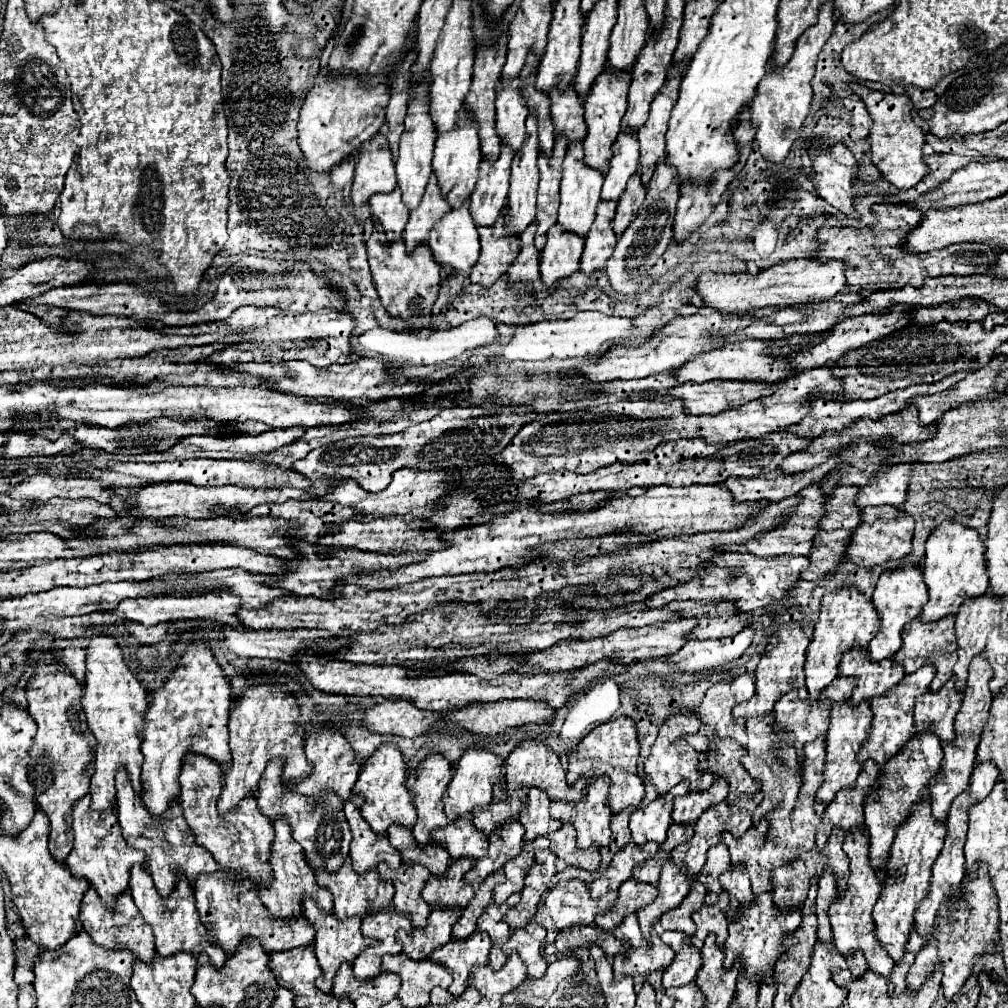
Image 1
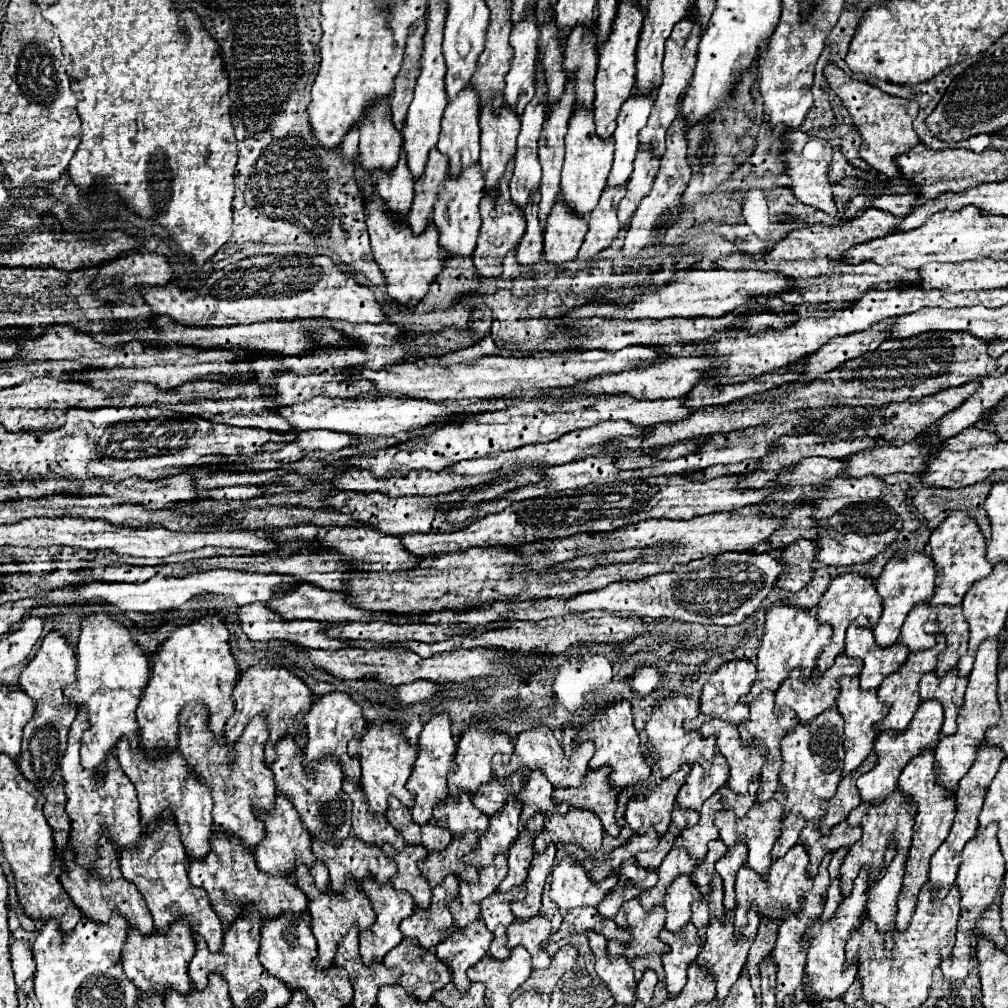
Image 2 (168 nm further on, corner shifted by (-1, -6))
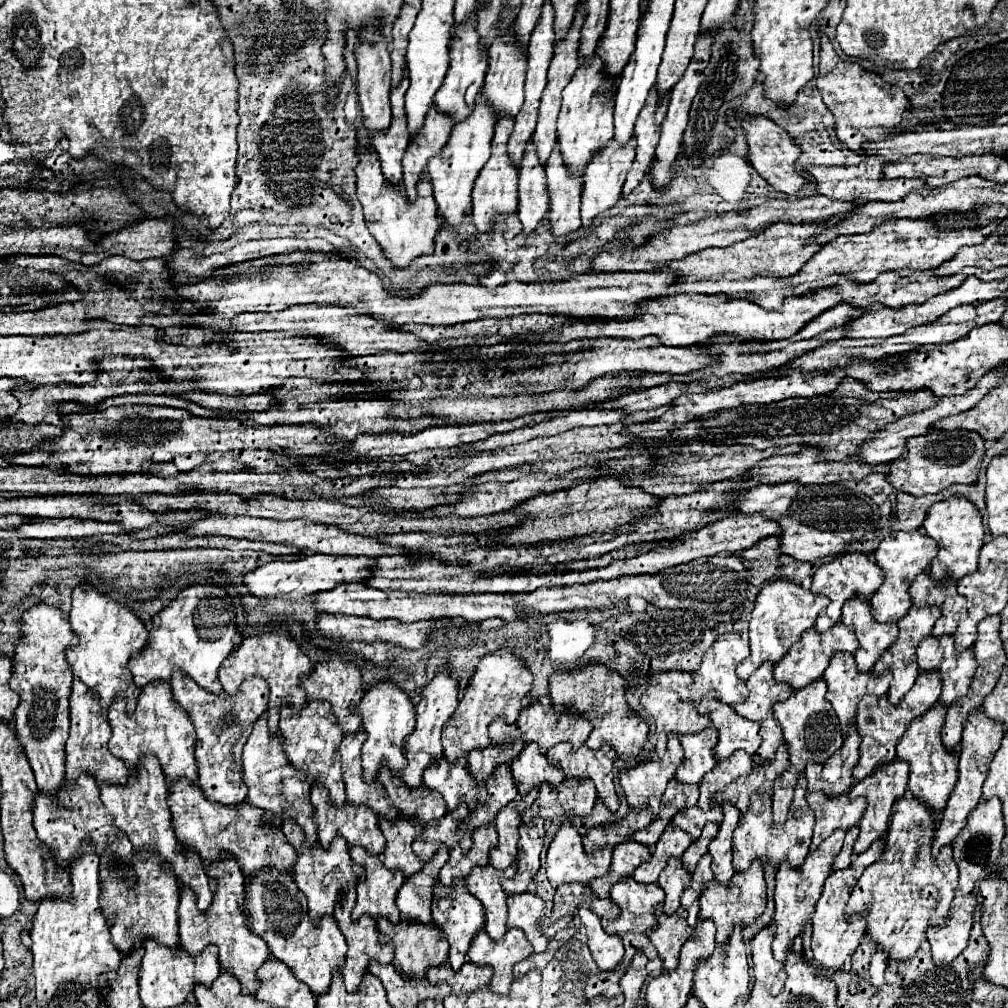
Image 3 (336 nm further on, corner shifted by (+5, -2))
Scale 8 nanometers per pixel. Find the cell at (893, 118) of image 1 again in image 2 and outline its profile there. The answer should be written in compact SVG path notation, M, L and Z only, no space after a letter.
M829 63L825 67L825 77L827 77L831 89L837 93L837 97L843 101L843 105L851 111L851 117L861 133L861 139L863 139L861 151L859 151L861 159L867 161L869 167L873 167L885 179L891 179L891 181L901 179L901 171L899 171L899 165L895 163L895 157L899 157L901 153L907 153L919 145L919 137L913 131L913 121L919 113L917 101L891 97L891 95L883 93L881 89L871 87L869 83L851 79L833 63Z

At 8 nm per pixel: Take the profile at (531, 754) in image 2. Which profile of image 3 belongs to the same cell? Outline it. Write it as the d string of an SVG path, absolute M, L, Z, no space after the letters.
M533 701L533 703L529 703L527 707L521 709L521 715L519 715L519 719L513 725L503 725L503 719L495 719L489 725L491 743L497 743L497 741L505 743L509 739L525 739L525 743L529 743L529 741L539 743L543 753L547 753L547 749L553 747L555 743L561 742L571 743L573 749L581 747L587 741L593 723L589 723L589 719L581 719L581 715L571 713L571 711L569 711L569 715L567 713L559 713L549 703L551 701Z

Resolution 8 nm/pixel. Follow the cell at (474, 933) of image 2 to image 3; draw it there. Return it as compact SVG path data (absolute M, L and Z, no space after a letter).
M437 881L435 897L433 897L433 923L443 929L445 939L449 941L449 963L451 963L453 971L459 971L461 965L465 963L465 955L471 945L471 939L485 925L483 905L477 899L473 899L473 895L469 895L469 891L465 891L463 881L453 883L453 887L445 887L441 881Z

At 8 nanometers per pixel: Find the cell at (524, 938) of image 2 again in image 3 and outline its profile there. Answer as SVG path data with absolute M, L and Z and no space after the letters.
M531 891L509 895L507 907L509 907L507 927L521 927L525 931L529 943L535 939L535 935L543 933L545 901L541 897L537 897Z

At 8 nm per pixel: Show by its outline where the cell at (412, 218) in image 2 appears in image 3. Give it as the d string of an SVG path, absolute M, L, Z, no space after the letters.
M429 107L429 115L425 115L425 127L421 127L421 135L409 143L403 159L403 185L411 201L415 199L419 175L427 167L429 159L443 149L451 127L453 119L449 119L449 115L441 115L437 107Z

